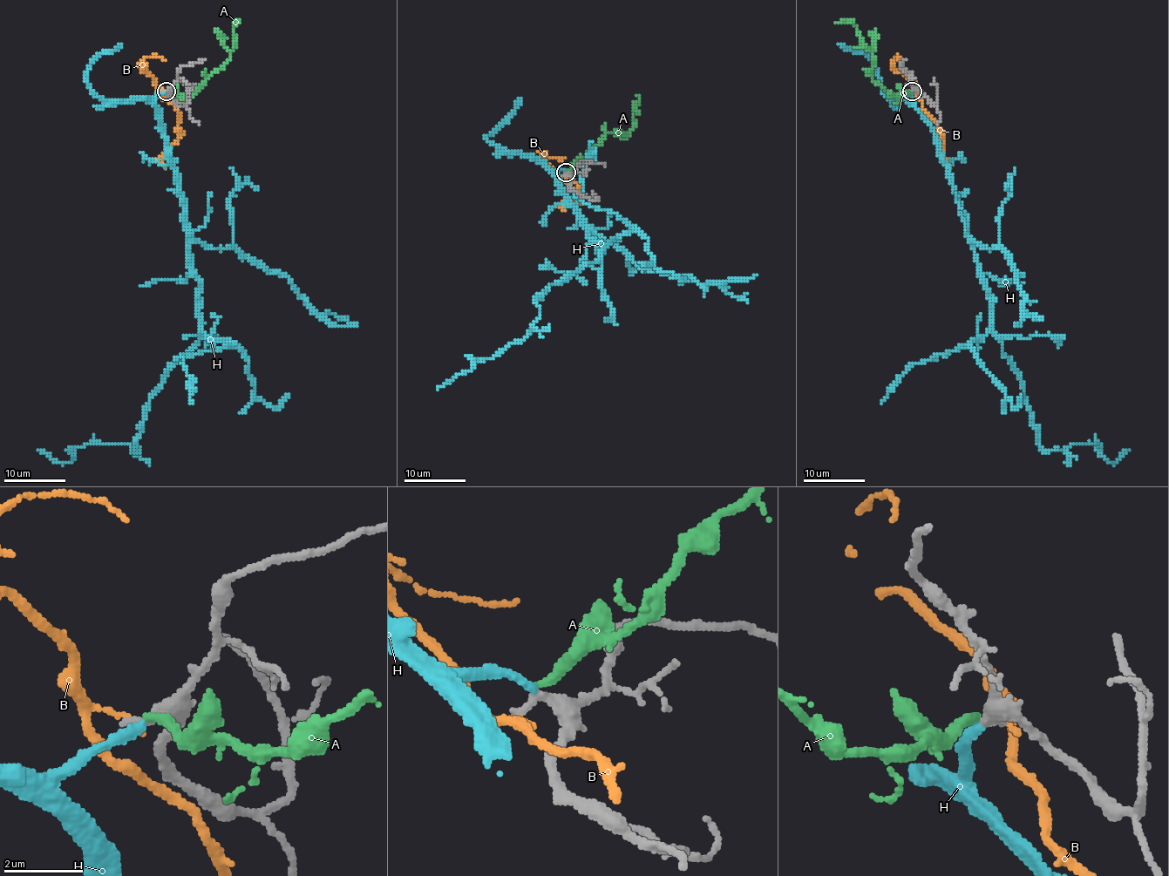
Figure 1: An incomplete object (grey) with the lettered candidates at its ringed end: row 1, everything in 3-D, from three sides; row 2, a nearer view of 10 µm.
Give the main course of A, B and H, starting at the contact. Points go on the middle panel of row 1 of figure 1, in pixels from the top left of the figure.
A: (566, 172), (581, 161), (610, 132), (630, 133), (635, 125), (634, 113), (636, 96)
B: (564, 177), (558, 177), (576, 184), (578, 198), (578, 201), (560, 205), (564, 211)
H: (566, 172), (553, 172), (558, 187), (600, 257), (536, 301), (540, 316), (520, 341), (437, 389)

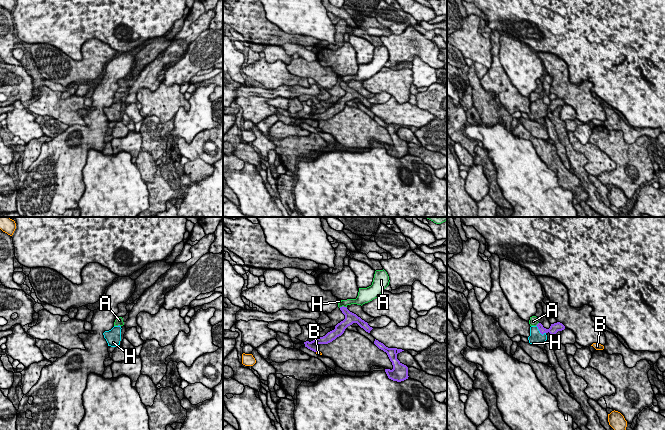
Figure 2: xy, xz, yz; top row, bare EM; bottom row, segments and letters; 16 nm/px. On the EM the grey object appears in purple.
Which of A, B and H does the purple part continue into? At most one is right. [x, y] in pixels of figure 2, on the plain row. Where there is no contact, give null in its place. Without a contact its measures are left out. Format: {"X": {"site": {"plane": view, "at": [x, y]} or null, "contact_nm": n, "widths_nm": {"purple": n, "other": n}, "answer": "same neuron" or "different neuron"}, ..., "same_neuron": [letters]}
{"A": {"site": {"plane": "xz", "at": [342, 82]}, "contact_nm": 130, "widths_nm": {"purple": 190, "other": 100}, "answer": "different neuron"}, "B": {"site": null, "answer": "different neuron"}, "H": {"site": {"plane": "yz", "at": [539, 106]}, "contact_nm": 200, "widths_nm": {"purple": 160, "other": 200}, "answer": "same neuron"}, "same_neuron": ["H"]}

